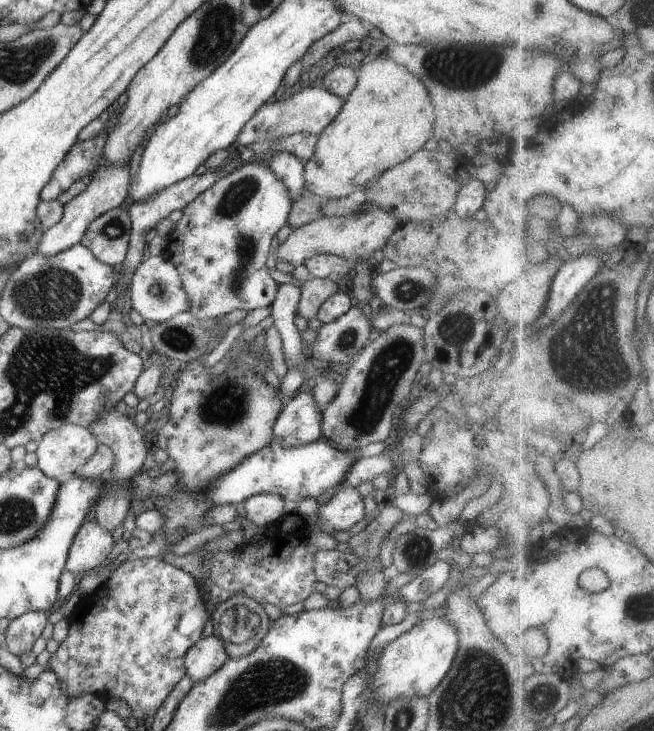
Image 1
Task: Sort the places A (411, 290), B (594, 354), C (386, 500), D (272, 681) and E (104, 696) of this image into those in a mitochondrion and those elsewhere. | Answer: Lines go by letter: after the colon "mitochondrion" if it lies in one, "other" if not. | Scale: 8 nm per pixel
A: mitochondrion
B: mitochondrion
C: other
D: mitochondrion
E: other

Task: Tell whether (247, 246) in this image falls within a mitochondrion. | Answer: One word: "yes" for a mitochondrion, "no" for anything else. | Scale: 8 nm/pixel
yes

